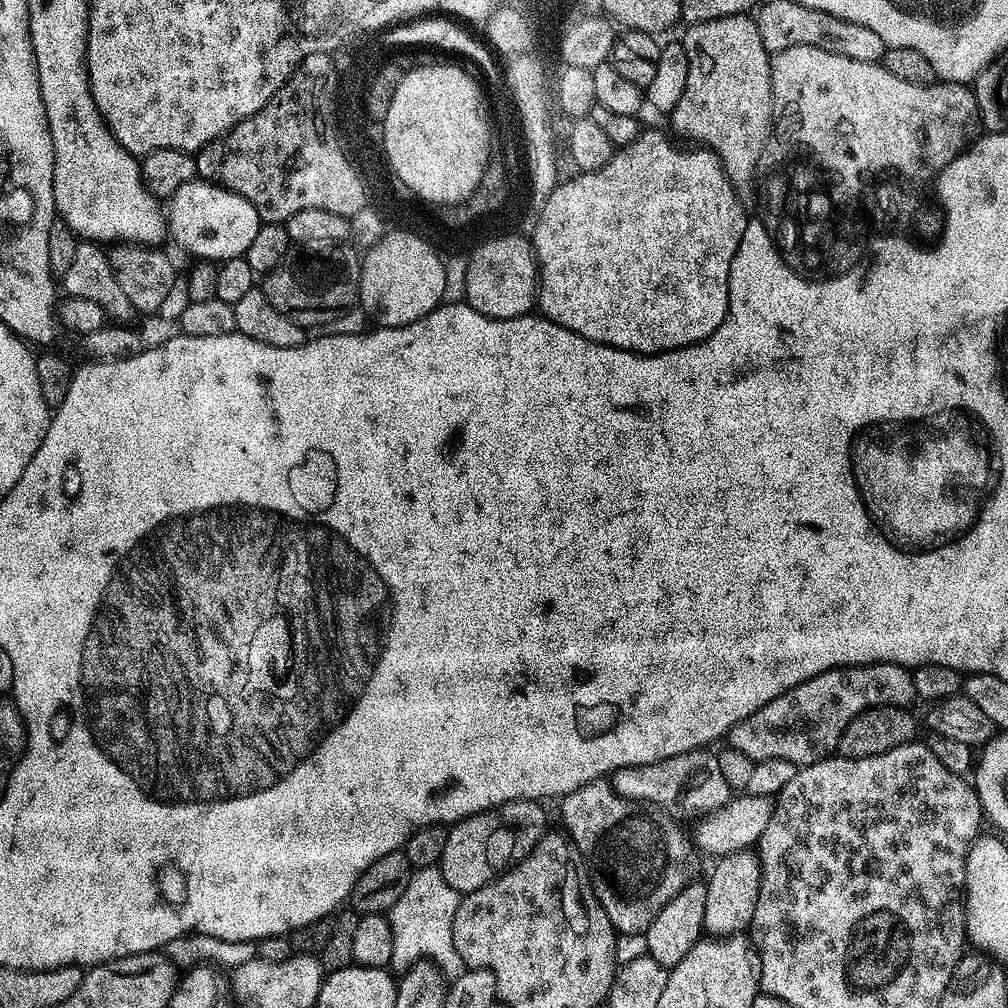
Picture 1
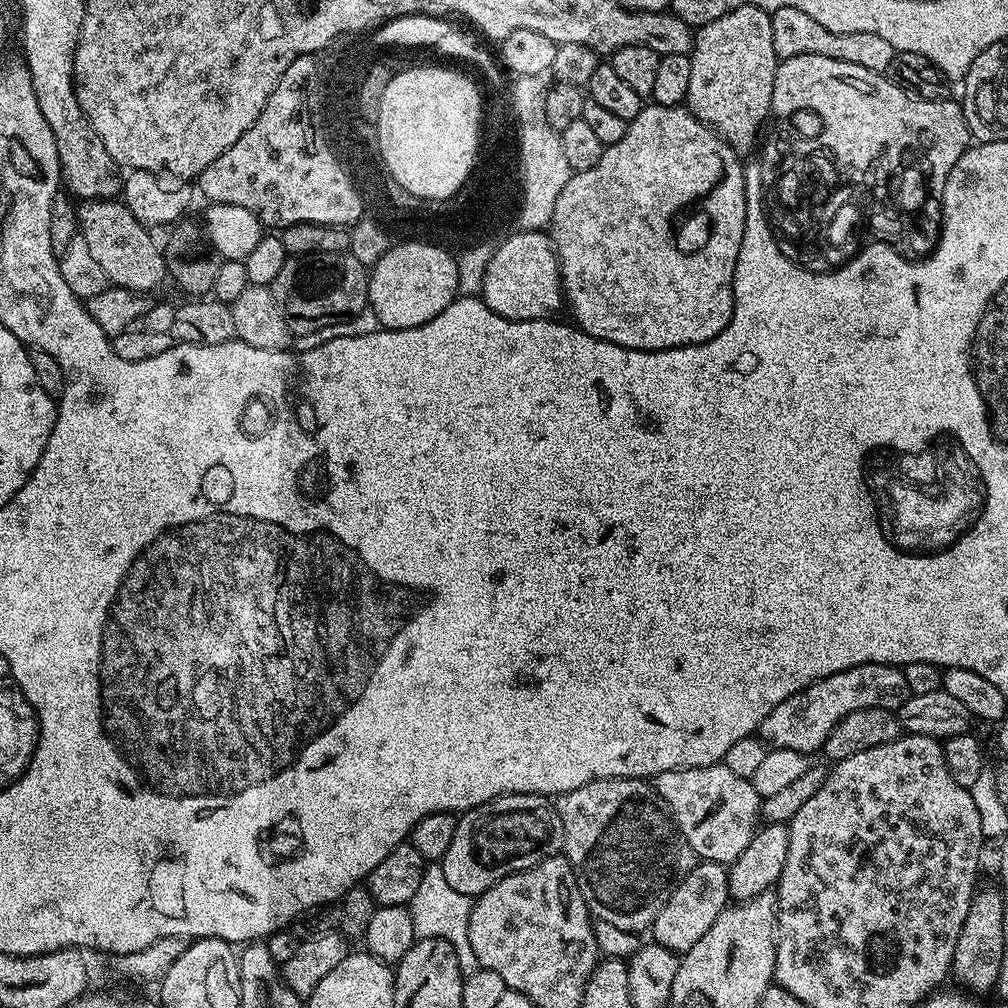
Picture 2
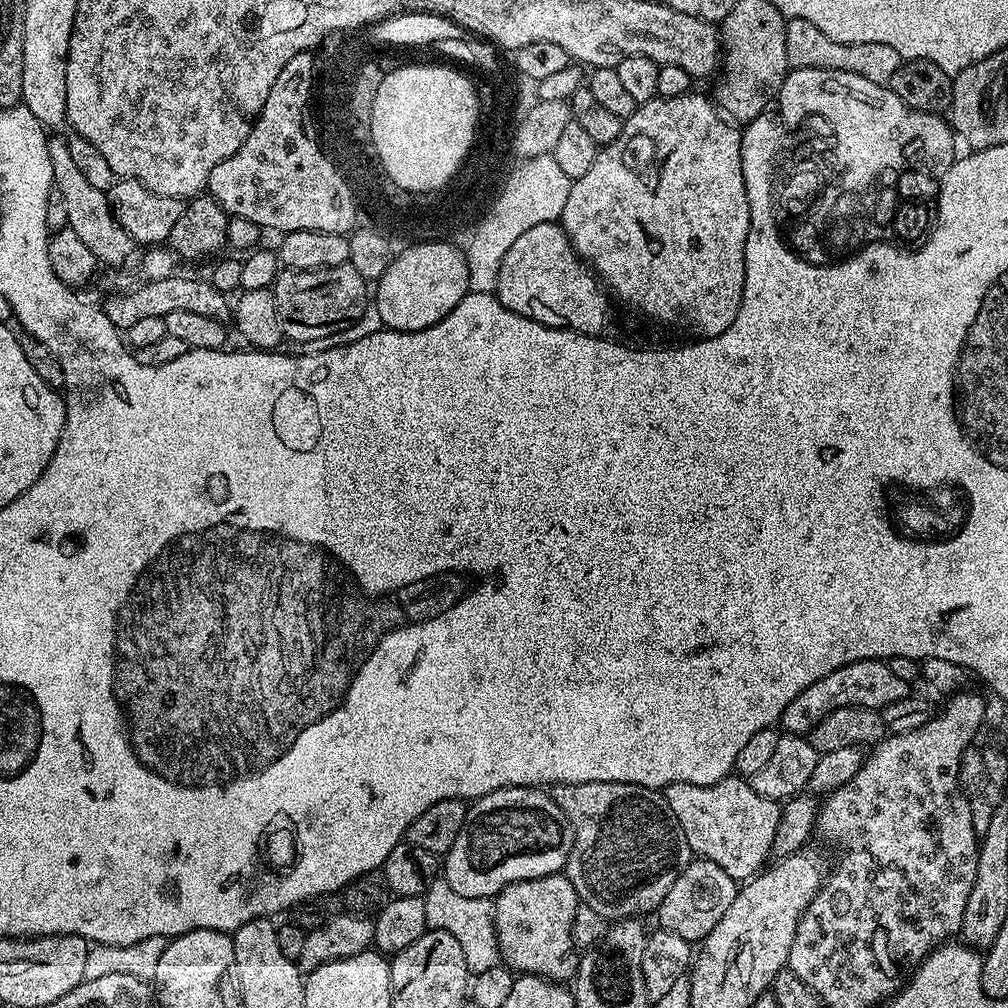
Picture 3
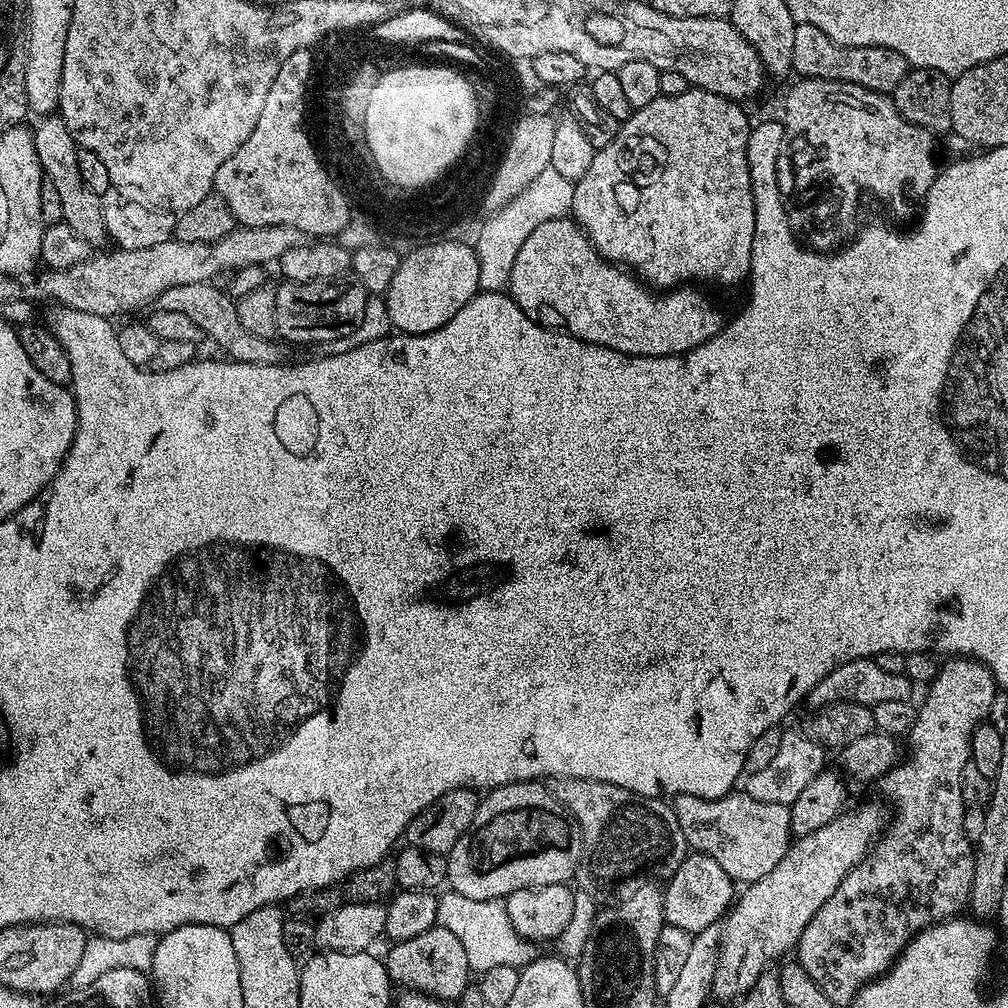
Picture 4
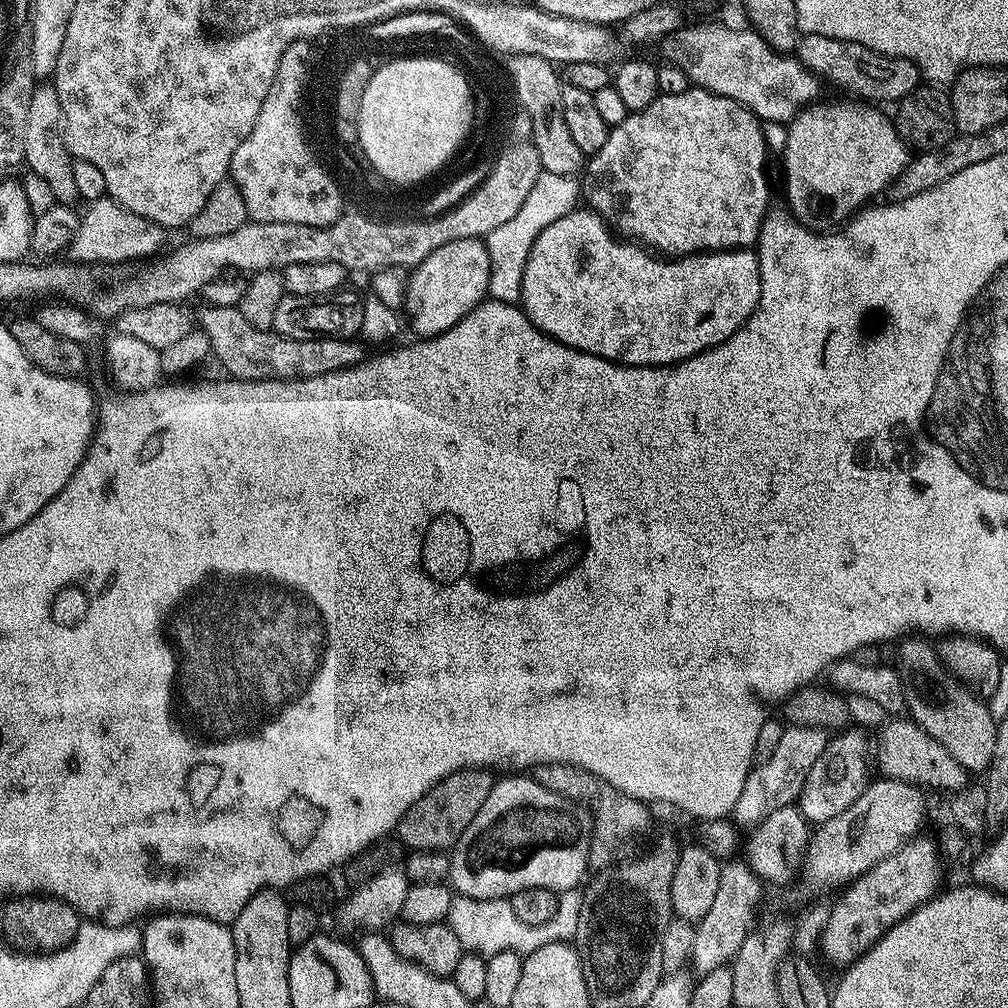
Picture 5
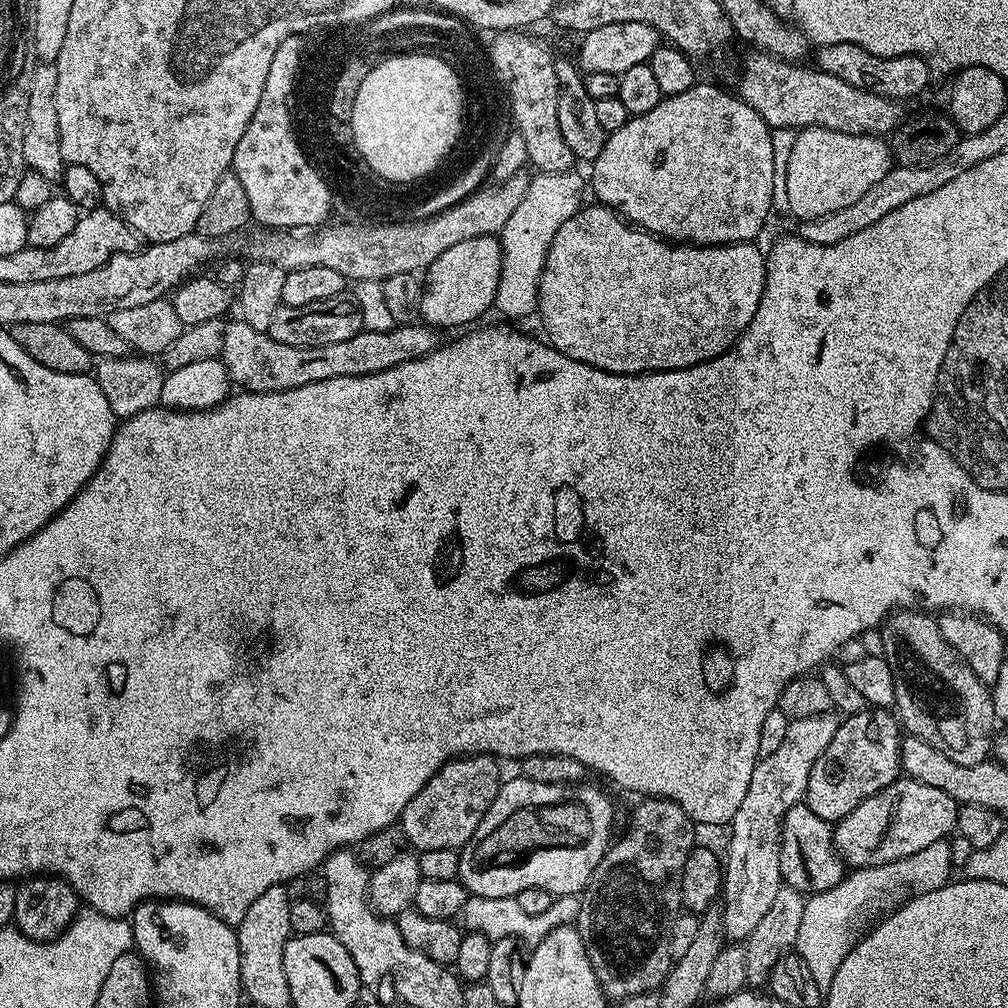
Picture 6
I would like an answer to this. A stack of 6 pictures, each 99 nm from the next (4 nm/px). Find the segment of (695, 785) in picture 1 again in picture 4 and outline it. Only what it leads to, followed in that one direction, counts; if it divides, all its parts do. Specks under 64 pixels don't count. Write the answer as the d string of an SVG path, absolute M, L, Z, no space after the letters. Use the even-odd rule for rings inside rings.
M733 790L727 796L717 800L698 798L694 794L677 796L671 801L674 814L678 818L678 826L682 826L682 834L686 838L689 849L701 856L714 858L722 870L733 882L739 882L747 886L753 884L758 878L763 878L782 862L788 845L792 843L792 809L786 804L775 804L774 802L758 802L750 798L747 791Z

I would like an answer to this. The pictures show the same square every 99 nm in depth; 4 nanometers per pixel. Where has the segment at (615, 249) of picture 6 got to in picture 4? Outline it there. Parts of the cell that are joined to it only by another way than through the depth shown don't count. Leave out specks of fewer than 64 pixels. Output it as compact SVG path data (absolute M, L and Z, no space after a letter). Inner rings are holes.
M572 218L547 220L522 242L507 295L544 328L631 356L678 356L718 334L726 316L696 286L677 286L655 300L631 271L604 259Z

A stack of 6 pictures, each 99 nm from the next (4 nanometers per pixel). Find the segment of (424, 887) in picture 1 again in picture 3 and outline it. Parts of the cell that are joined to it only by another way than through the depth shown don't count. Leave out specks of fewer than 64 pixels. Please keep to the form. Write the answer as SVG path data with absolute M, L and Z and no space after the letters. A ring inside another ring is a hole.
M437 878L432 881L422 899L426 906L426 922L429 929L446 930L446 934L454 934L454 938L462 942L462 954L466 954L469 973L475 974L494 967L500 960L500 947L496 944L494 904L489 897L466 898L458 894L458 890L451 888L447 880Z

